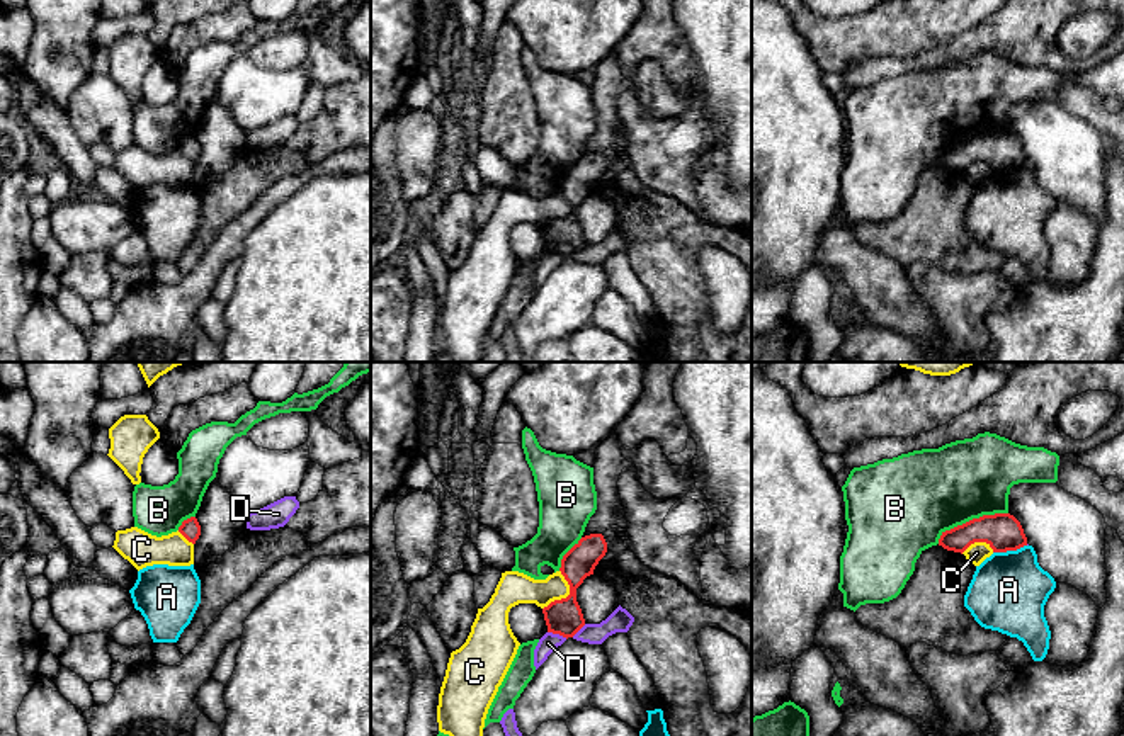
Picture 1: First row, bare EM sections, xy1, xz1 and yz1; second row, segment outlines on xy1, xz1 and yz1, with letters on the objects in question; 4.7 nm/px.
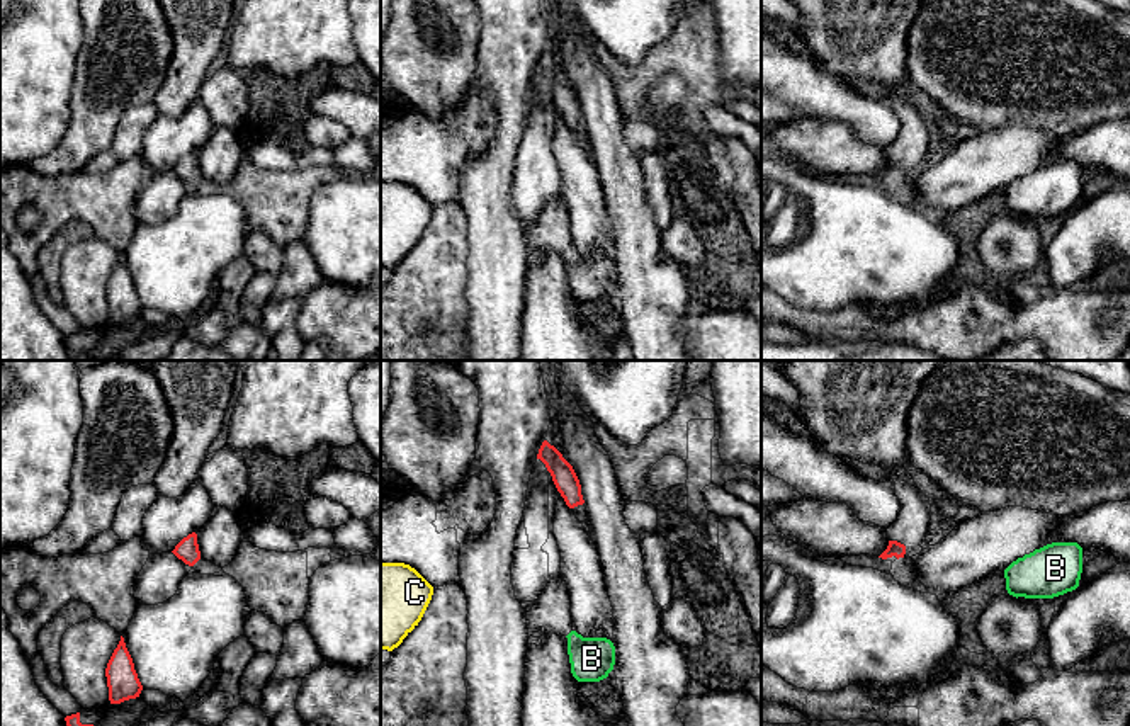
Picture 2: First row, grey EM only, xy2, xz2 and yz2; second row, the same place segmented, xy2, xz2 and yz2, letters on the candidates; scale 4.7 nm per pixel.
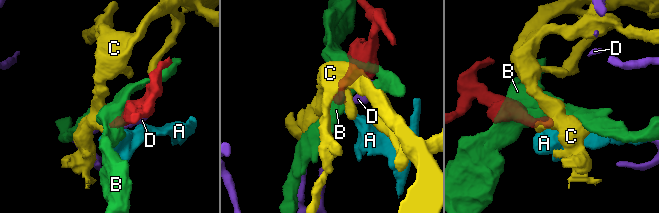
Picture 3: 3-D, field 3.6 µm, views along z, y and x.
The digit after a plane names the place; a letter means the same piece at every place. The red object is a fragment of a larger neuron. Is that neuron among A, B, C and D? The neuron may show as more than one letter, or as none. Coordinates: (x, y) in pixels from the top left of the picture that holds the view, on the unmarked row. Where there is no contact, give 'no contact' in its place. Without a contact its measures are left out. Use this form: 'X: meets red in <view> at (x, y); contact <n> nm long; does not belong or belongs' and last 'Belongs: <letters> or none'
A: meets red in yz1 at (1009, 169); contact 170 nm long; does not belong
B: meets red in yz1 at (970, 140); contact 360 nm long; does not belong
C: meets red in xz1 at (568, 215); contact 200 nm long; does not belong
D: meets red in xz1 at (558, 252); contact 100 nm long; does not belong
Belongs: none

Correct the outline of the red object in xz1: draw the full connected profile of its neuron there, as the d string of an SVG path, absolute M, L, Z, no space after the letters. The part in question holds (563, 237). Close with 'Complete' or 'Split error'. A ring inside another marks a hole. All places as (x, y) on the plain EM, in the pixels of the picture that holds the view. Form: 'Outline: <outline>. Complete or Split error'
Outline: M602 153L582 156L561 178L561 194L570 204L570 214L551 221L542 228L548 252L563 257L573 257L583 245L585 238L576 221L576 207L583 199L593 194L595 185L607 172L607 161Z. Complete

